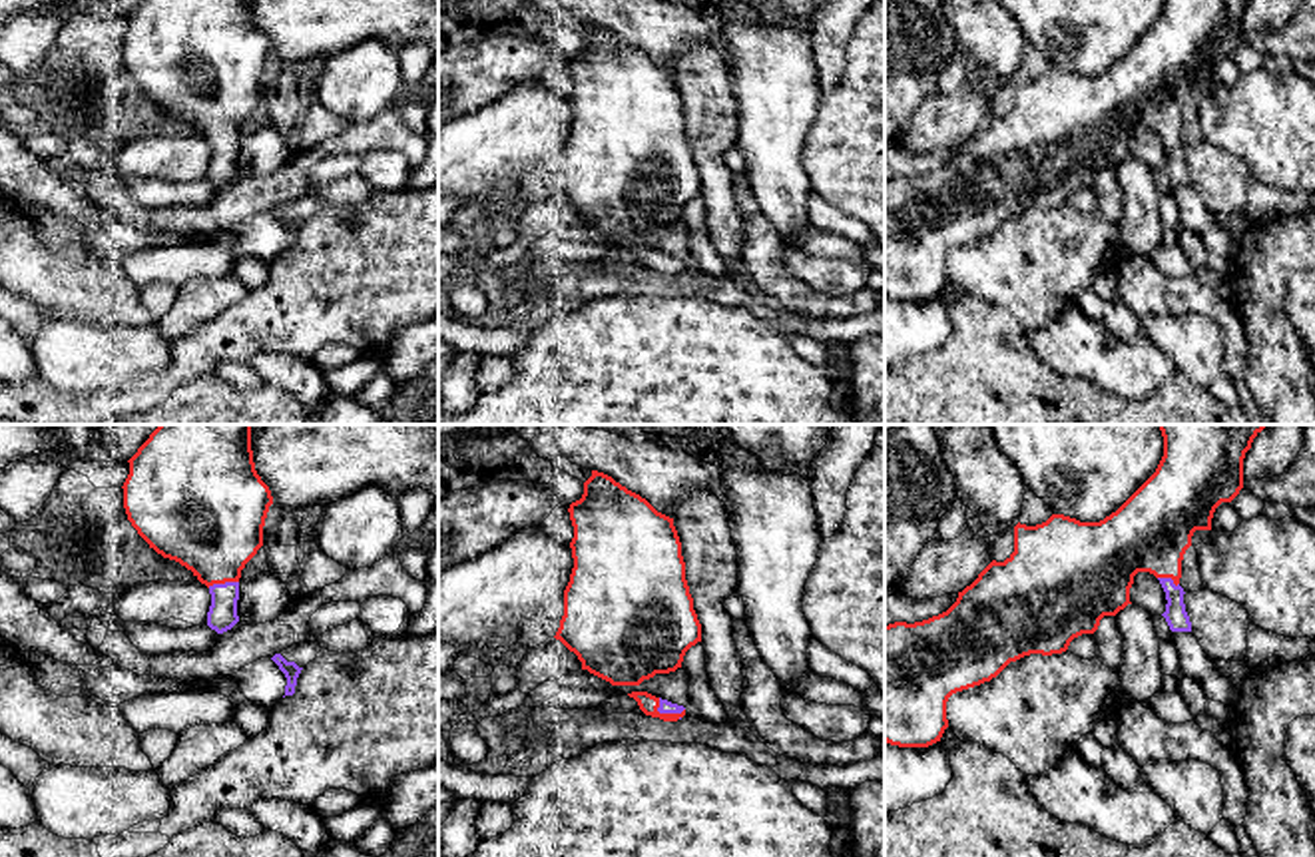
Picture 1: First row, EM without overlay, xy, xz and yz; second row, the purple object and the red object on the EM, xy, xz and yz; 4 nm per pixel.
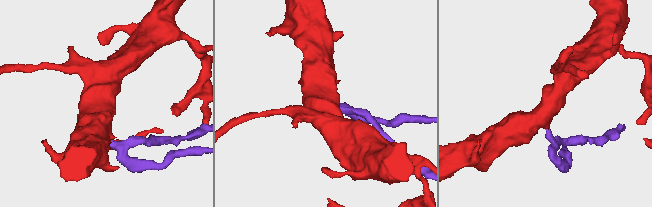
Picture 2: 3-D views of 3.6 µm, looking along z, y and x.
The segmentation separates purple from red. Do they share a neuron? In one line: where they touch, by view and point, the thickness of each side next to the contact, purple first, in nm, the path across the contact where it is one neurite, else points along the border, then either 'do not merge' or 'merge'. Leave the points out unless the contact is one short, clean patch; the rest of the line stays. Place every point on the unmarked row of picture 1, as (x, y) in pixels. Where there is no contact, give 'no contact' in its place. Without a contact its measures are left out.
contact xz (670, 266); calibres 50 and 80 nm; way xz (666, 260), (670, 266), (660, 266), (648, 258); merge

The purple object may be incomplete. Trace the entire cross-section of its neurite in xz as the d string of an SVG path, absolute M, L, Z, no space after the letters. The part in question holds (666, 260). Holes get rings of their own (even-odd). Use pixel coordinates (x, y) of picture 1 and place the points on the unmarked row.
M632 245L628 249L638 255L640 263L646 269L659 271L663 275L677 275L679 271L685 269L683 259L677 259L677 257L671 257L667 253L656 251L648 245Z

